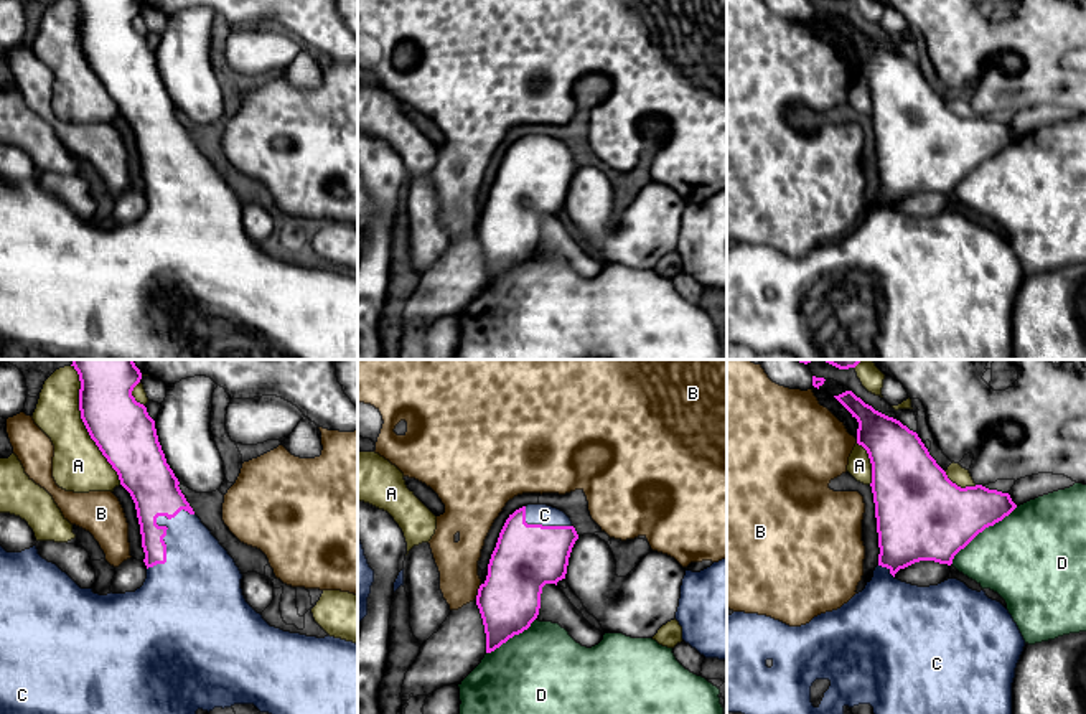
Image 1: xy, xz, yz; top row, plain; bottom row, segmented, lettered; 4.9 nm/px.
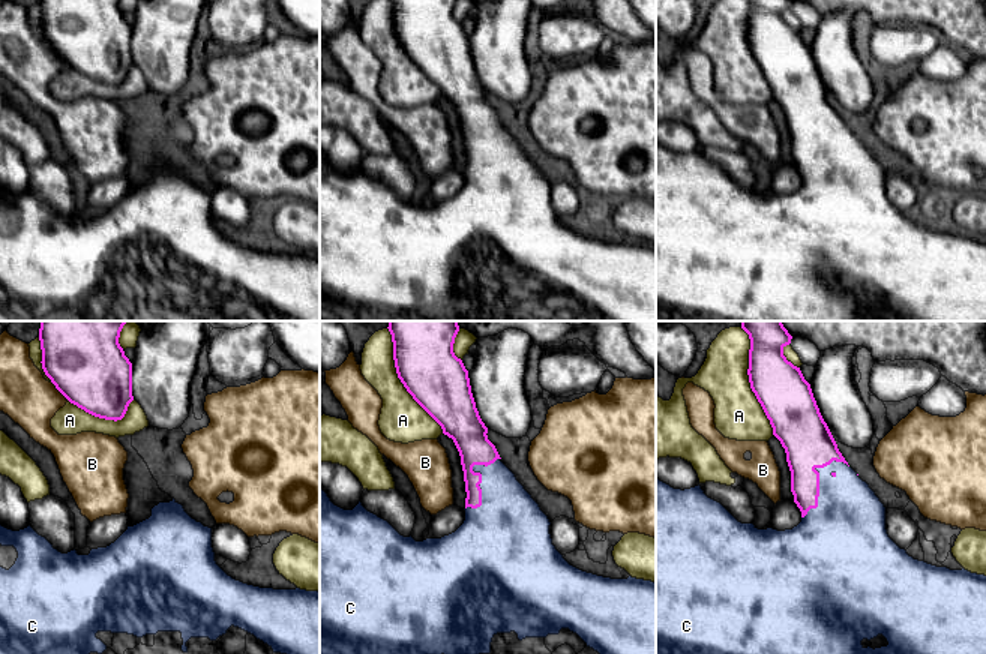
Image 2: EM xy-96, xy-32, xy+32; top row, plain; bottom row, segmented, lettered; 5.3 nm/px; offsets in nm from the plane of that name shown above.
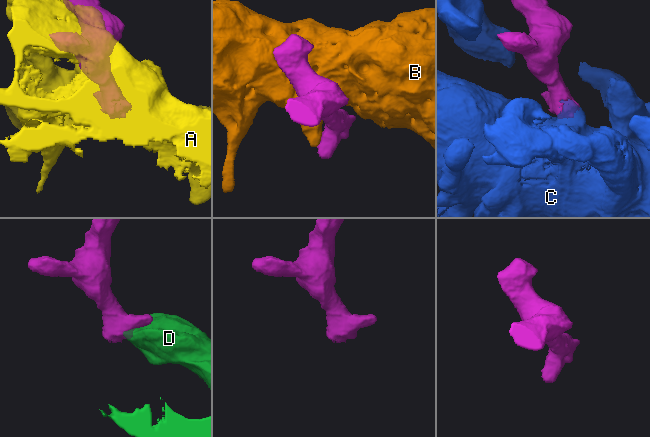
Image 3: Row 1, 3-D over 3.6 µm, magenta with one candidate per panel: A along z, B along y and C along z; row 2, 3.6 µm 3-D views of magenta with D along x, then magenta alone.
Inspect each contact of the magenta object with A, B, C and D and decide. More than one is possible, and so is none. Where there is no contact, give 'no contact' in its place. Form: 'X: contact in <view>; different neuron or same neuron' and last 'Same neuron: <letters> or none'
A: contact in xy; different neuron
B: contact in xz; different neuron
C: contact in xy; same neuron
D: contact in yz; different neuron
Same neuron: C

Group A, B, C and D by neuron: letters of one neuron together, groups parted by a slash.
A / B / C / D

